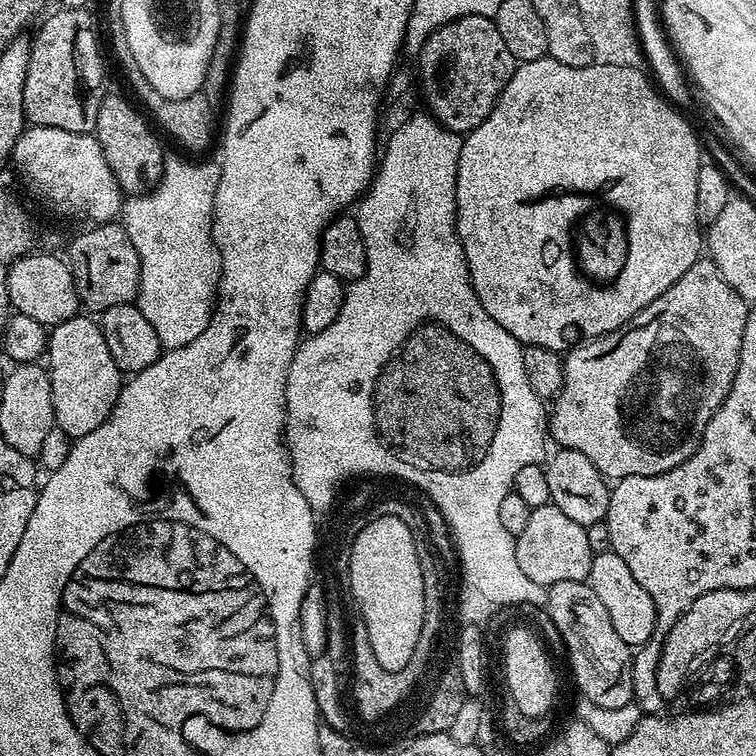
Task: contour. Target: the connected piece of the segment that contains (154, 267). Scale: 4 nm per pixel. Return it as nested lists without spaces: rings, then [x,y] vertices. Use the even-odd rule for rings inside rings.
[[[168,158],[159,176],[153,192],[123,201],[122,223],[140,259],[140,292],[134,303],[142,310],[146,322],[154,326],[161,349],[167,350],[194,342],[212,321],[208,292],[214,292],[212,280],[219,284],[220,275],[212,272],[212,268],[204,268],[204,272],[180,272],[176,276],[164,264],[216,264],[219,251],[212,237],[212,211],[220,164],[187,164],[184,160]]]

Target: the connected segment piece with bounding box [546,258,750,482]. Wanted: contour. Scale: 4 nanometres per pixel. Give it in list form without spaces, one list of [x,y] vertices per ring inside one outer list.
[[[711,258],[696,260],[694,266],[690,266],[690,270],[686,270],[686,274],[682,274],[682,278],[678,278],[678,282],[670,286],[670,290],[666,290],[666,294],[658,294],[658,298],[654,298],[654,302],[650,302],[650,306],[640,311],[629,324],[613,332],[607,332],[604,336],[595,336],[592,340],[586,340],[563,357],[564,385],[551,401],[550,411],[546,416],[547,435],[553,441],[556,439],[560,448],[578,450],[578,454],[586,454],[586,458],[594,462],[596,469],[612,482],[631,476],[657,476],[674,470],[682,462],[686,462],[686,458],[690,458],[694,450],[698,450],[698,446],[704,441],[704,431],[710,418],[714,418],[714,414],[722,406],[734,382],[742,354],[742,338],[746,334],[749,311],[749,301],[744,300],[742,294],[738,294],[738,290],[734,290],[734,286],[726,282],[726,278],[722,278],[718,266]]]

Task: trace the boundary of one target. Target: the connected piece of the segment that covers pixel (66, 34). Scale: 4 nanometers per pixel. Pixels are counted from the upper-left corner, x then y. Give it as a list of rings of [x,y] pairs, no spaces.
[[[87,7],[60,8],[41,26],[36,32],[36,40],[31,41],[32,57],[26,74],[26,90],[24,91],[24,114],[29,125],[38,128],[57,128],[58,130],[70,130],[71,132],[95,133],[98,122],[98,106],[103,102],[106,89],[104,89],[104,60],[100,57],[100,36],[96,33],[96,20],[88,13]]]

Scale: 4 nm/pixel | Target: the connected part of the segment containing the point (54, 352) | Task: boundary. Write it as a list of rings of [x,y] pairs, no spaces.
[[[77,314],[66,322],[51,325],[46,349],[56,427],[73,441],[81,440],[90,430],[98,430],[106,422],[122,387],[122,373],[114,366],[114,358],[110,358],[104,331],[91,315],[84,315],[88,314]]]

